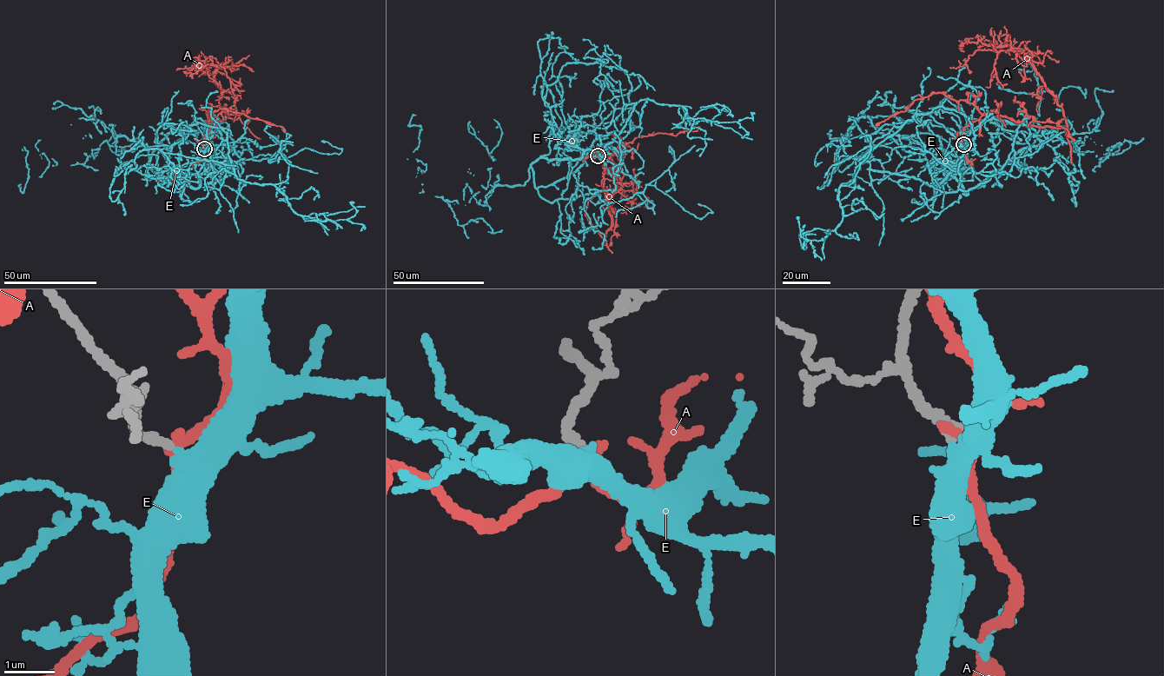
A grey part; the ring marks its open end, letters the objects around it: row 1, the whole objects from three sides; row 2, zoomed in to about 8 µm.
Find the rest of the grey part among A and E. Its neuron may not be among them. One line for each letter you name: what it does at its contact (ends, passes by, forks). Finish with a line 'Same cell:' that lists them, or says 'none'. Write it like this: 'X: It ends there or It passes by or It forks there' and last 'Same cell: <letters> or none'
E: It passes by
Same cell: E

